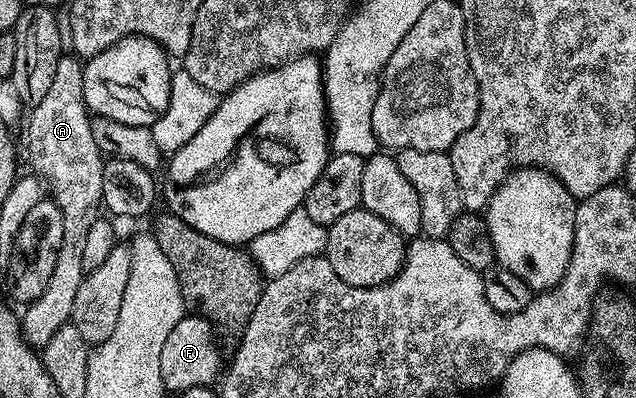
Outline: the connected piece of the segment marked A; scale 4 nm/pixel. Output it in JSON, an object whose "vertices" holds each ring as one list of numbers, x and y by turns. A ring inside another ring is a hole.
{"vertices":[[61,55,58,66,54,66,50,90,46,90,37,104,31,105,26,116,28,156,34,167,44,168,42,176,47,187,48,184,52,187,51,199,56,201,58,210,62,210,62,246,58,250,58,262,54,262,54,275,42,298,27,305,23,309,24,316,19,317,24,339,37,350,43,350,56,331,72,319,74,298,86,275,82,270,86,234,102,212,102,174,106,157,98,150,98,142,94,142,93,119,84,105,83,77,84,64,75,55]]}

